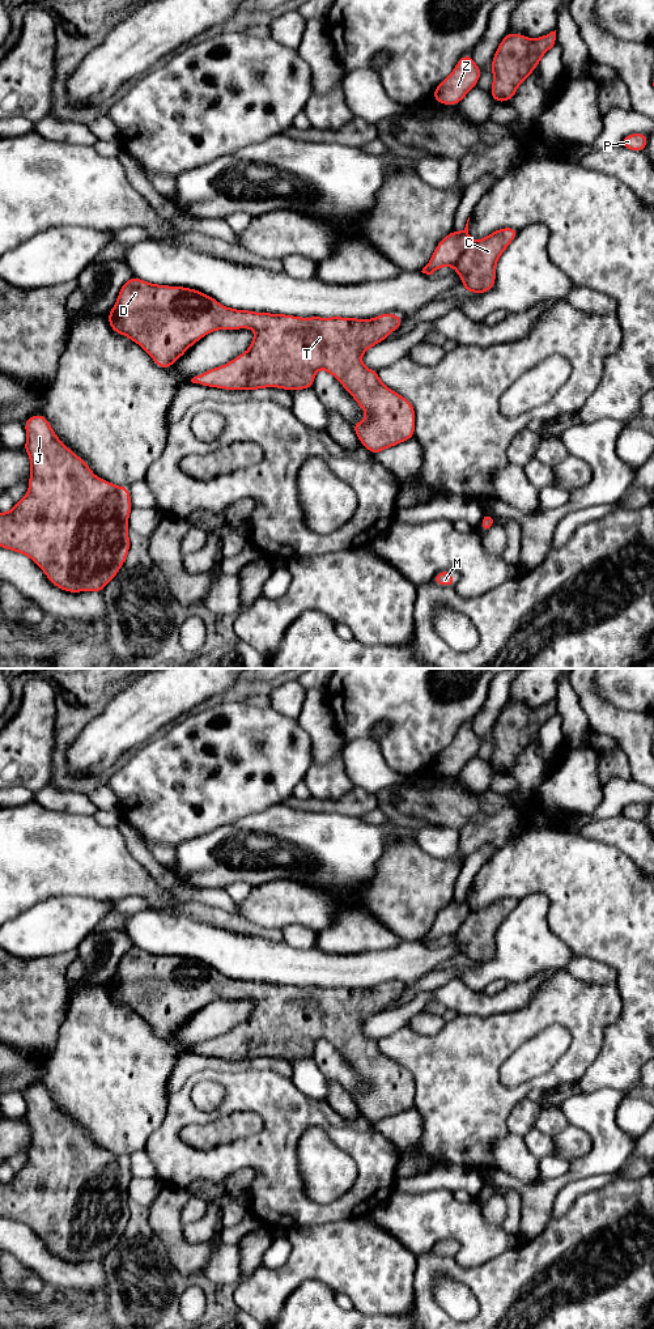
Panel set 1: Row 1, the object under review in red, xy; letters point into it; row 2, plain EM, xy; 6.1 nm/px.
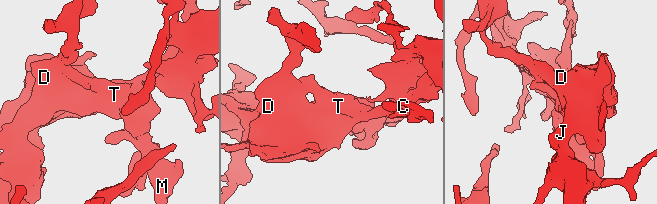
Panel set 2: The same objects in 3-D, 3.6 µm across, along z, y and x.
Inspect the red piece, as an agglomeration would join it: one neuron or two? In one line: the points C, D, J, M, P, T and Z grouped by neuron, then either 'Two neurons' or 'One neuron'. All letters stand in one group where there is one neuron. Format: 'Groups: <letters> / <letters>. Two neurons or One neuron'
Groups: C D J M P T Z. One neuron

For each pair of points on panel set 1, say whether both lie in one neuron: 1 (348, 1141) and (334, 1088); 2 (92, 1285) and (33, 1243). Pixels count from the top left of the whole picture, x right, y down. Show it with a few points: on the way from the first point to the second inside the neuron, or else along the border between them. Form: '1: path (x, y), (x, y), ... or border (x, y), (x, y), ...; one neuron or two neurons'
1: border (326, 1102), (344, 1117), (355, 1119), (361, 1115); two neurons
2: path (76, 1279), (62, 1276), (45, 1259); one neuron

